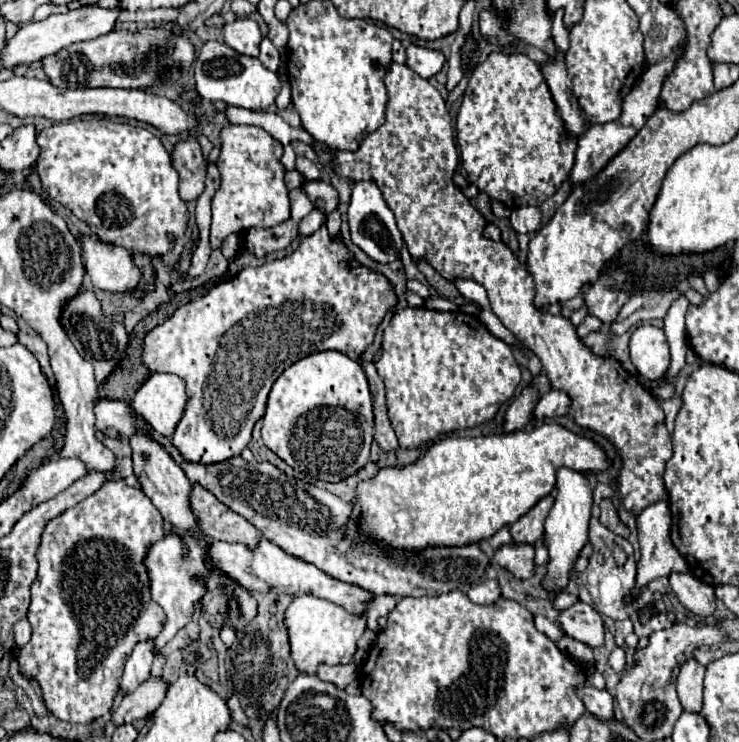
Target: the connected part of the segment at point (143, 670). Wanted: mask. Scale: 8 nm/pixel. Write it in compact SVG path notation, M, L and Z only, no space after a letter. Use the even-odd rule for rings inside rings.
M142 640L134 646L132 654L126 660L126 668L124 668L124 676L120 686L126 688L126 694L134 692L142 682L146 682L150 678L150 666L154 662L154 640Z

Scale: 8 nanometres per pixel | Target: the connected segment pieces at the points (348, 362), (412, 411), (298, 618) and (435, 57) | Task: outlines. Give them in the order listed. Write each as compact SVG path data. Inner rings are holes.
M326 350L310 354L286 368L268 394L266 414L262 418L262 440L288 466L308 474L308 478L338 482L358 472L368 462L370 444L374 440L372 396L360 362L348 358L342 352Z
M404 308L394 314L376 370L384 380L388 416L402 448L416 448L442 432L492 420L522 380L512 348L492 336L478 316L428 308Z
M296 596L284 612L284 624L288 628L290 656L298 672L314 674L324 664L350 664L356 654L356 642L366 628L366 616L350 616L342 606L330 600L318 600L316 596Z
M410 44L406 48L406 66L422 78L436 76L442 70L444 60L446 60L444 54L438 52L438 50L420 48L420 46L414 46L414 44Z

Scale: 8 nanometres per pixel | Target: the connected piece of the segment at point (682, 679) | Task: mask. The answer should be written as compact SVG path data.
M688 658L680 668L680 674L676 680L676 692L678 692L682 706L688 712L700 712L702 710L704 672L706 672L706 668L694 658Z

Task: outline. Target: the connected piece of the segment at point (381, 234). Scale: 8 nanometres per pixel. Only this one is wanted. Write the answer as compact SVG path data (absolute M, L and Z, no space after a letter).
M368 180L368 182L358 182L354 186L350 208L348 208L348 222L350 222L352 242L356 246L360 246L374 262L386 264L386 262L394 262L396 258L400 258L400 250L404 246L404 240L402 240L402 234L398 232L394 214L386 206L376 182Z

